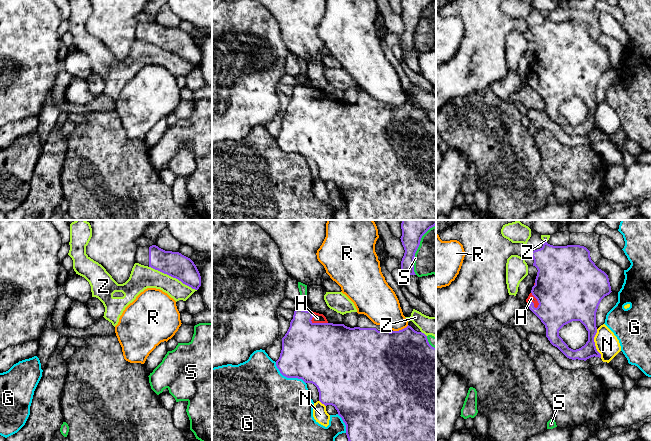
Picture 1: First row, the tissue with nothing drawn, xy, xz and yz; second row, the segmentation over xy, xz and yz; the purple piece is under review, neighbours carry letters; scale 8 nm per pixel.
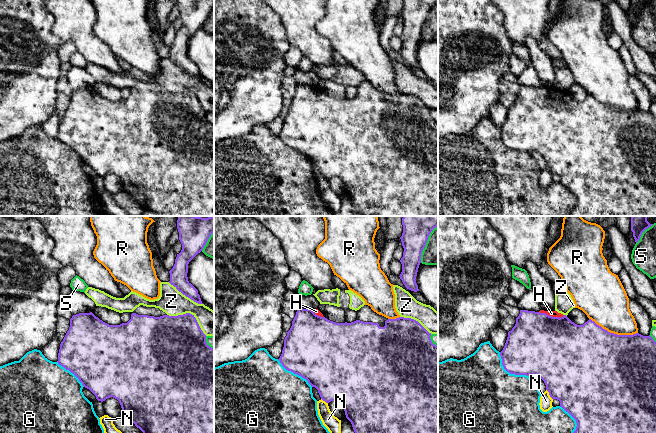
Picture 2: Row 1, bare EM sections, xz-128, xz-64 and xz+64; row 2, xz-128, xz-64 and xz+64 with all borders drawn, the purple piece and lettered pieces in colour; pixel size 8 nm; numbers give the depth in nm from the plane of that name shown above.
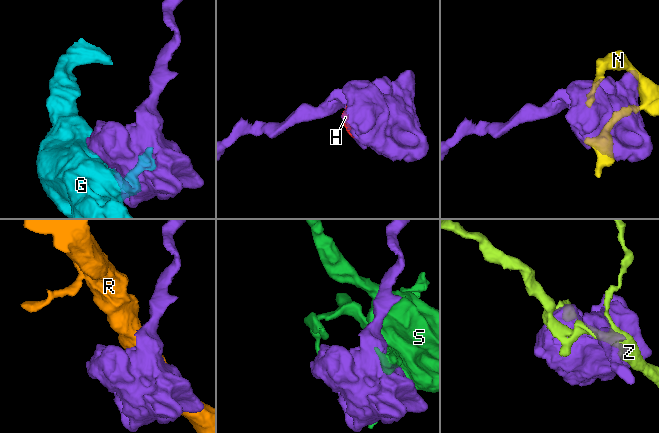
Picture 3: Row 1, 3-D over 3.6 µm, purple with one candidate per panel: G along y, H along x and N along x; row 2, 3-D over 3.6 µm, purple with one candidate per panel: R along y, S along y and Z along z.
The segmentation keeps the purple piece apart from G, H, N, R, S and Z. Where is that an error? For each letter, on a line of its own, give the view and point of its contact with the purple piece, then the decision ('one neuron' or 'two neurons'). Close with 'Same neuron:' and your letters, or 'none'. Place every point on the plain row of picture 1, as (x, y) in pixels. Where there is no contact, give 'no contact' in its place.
G: xz (288, 153) | two neurons
H: xz (314, 99) | one neuron
N: yz (594, 119) | two neurons
R: xz (400, 106) | two neurons
S: xz (417, 24) | two neurons
Z: xy (173, 53) | two neurons
Same neuron: H

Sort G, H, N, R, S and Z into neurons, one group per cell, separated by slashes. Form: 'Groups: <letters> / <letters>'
Groups: G / H / N / R / S / Z

